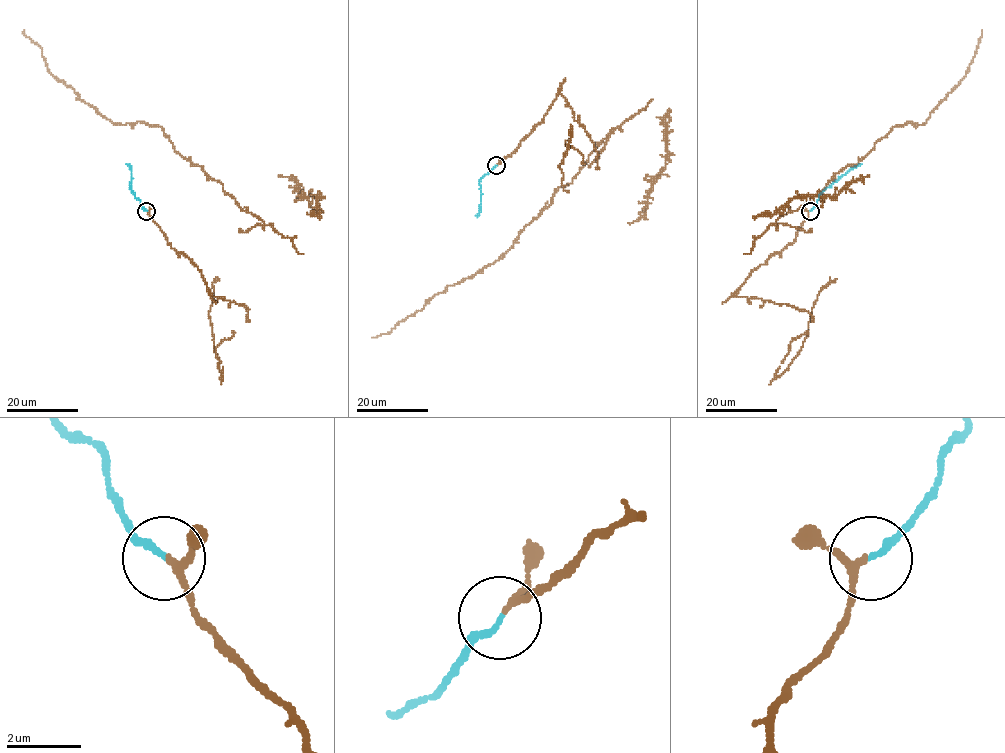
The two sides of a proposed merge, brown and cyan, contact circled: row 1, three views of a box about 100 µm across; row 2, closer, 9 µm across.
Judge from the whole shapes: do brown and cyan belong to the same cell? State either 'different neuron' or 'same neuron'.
same neuron

